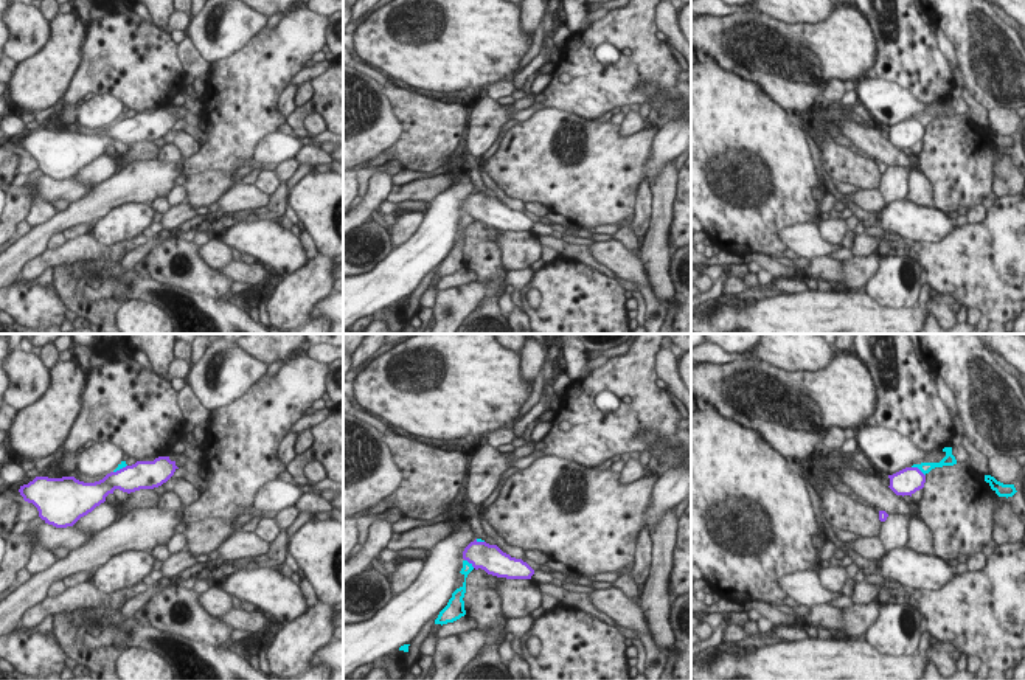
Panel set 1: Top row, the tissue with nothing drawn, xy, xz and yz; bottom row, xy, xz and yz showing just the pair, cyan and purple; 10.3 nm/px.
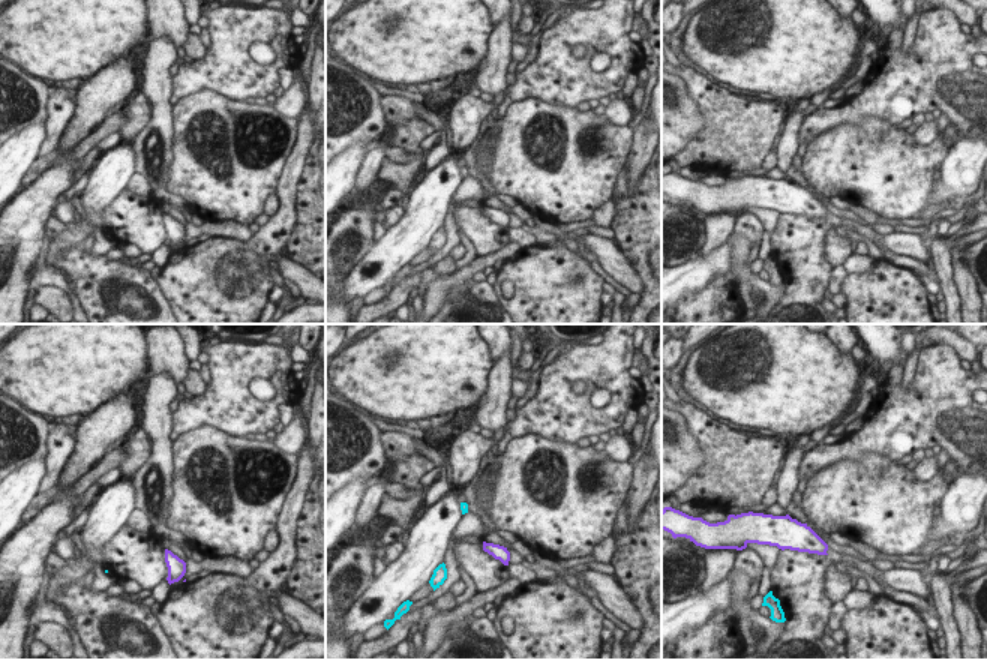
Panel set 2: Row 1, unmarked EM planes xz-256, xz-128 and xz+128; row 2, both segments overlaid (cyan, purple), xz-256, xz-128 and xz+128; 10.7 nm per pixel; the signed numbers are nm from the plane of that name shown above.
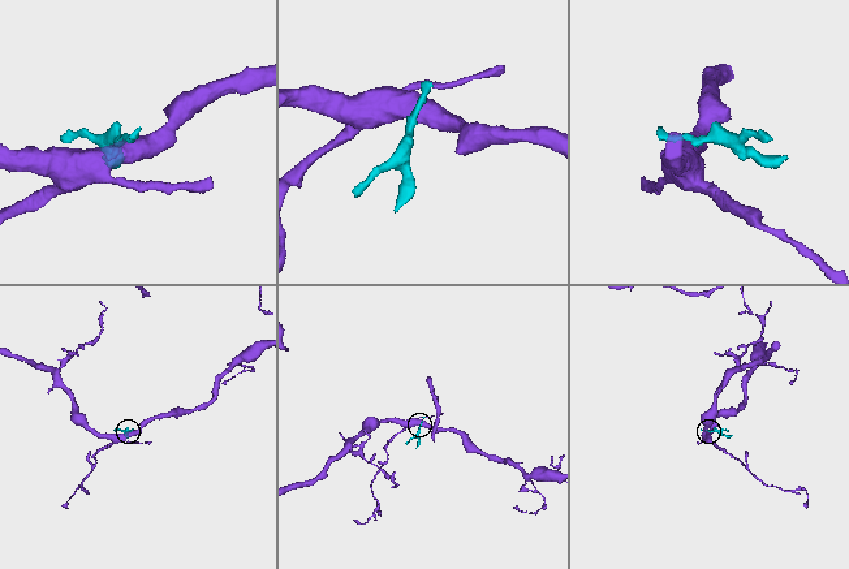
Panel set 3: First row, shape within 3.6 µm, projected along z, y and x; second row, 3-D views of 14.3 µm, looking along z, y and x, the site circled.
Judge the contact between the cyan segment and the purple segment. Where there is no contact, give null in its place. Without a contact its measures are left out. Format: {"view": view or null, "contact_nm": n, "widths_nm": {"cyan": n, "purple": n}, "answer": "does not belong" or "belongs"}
{"view": "yz", "contact_nm": 180, "widths_nm": {"cyan": 120, "purple": 280}, "answer": "does not belong"}

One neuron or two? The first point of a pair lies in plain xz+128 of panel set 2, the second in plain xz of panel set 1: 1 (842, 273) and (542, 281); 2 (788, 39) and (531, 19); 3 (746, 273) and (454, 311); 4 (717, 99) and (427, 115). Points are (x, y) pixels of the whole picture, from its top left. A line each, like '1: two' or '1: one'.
1: two
2: two
3: one
4: one

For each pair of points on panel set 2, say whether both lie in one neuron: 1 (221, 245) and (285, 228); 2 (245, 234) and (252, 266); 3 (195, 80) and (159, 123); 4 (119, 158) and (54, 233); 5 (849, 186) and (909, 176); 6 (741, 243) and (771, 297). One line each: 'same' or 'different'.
1: same
2: different
3: different
4: different
5: same
6: same

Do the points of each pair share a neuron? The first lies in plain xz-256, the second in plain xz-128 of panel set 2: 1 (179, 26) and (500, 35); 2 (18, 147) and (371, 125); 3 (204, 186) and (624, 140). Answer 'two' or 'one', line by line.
1: two
2: two
3: one

